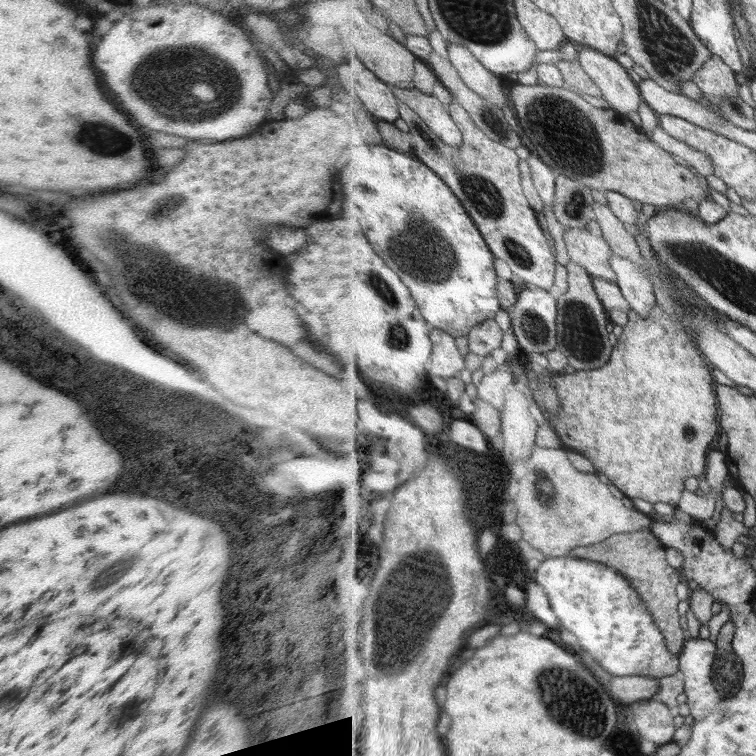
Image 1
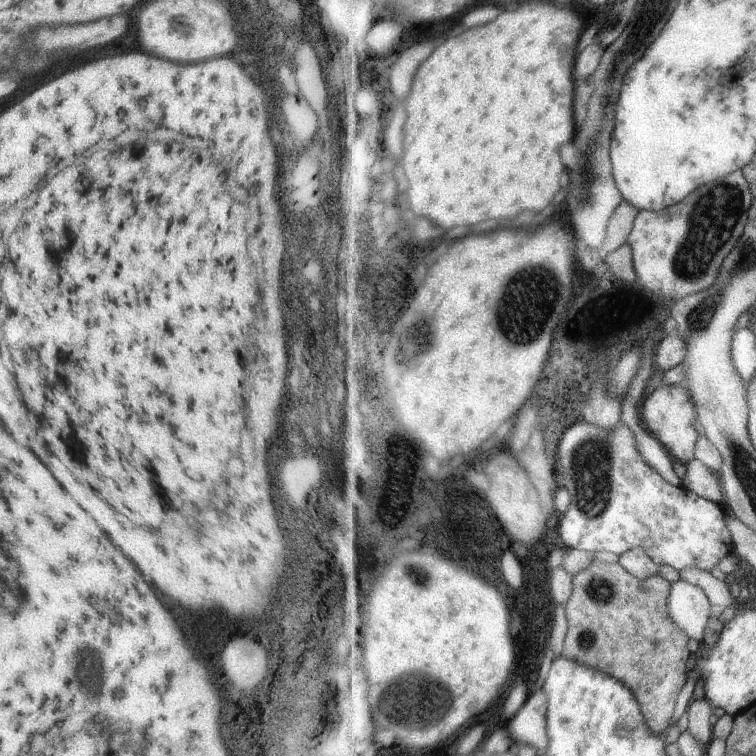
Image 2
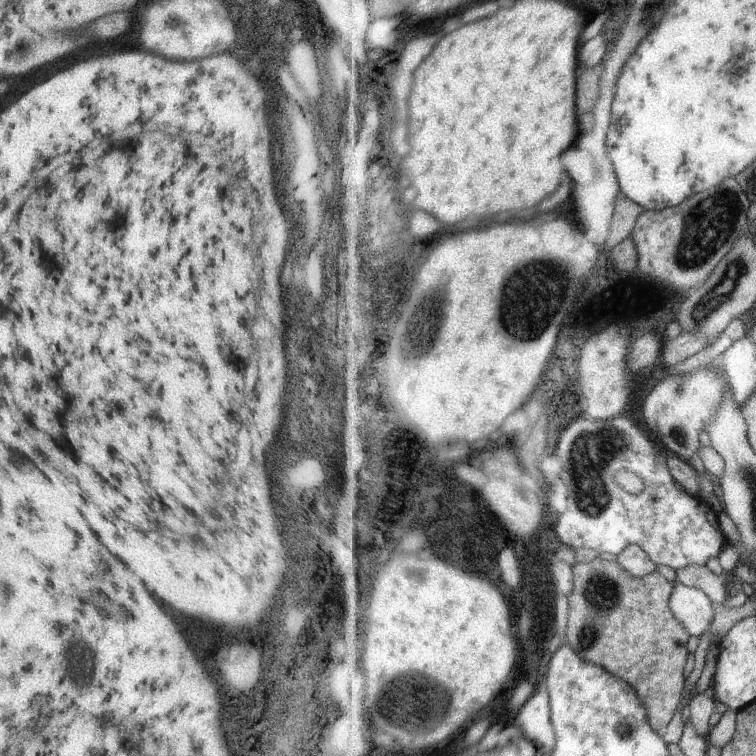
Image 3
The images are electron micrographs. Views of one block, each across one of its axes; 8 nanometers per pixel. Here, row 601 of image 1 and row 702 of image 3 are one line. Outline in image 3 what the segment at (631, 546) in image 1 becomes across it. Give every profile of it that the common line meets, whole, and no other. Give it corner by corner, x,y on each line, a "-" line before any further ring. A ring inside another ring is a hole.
597,557
592,562
574,566
575,590
568,597
569,620
565,631
568,643
583,660
587,644
595,646
593,662
626,680
637,690
647,706
651,726
662,733
673,720
681,702
685,684
685,666
691,660
688,642
691,632
671,610
671,596
677,581
670,581
655,571
636,577
617,561

